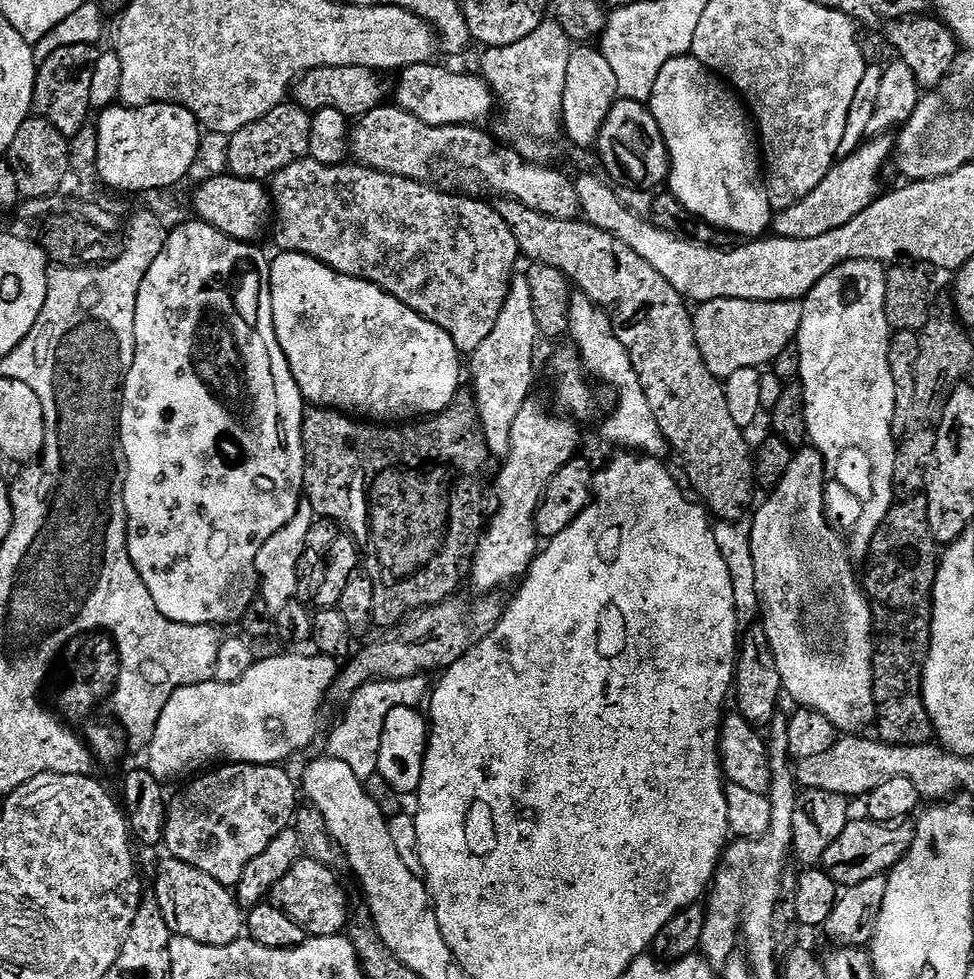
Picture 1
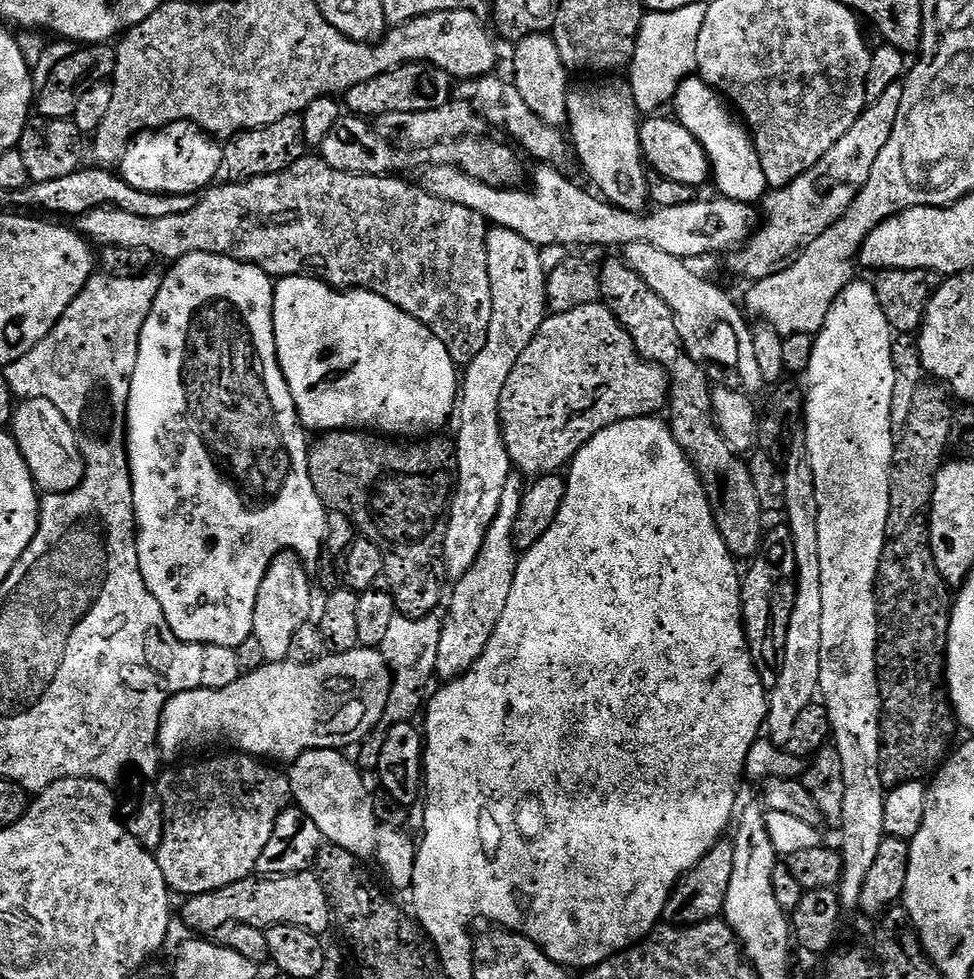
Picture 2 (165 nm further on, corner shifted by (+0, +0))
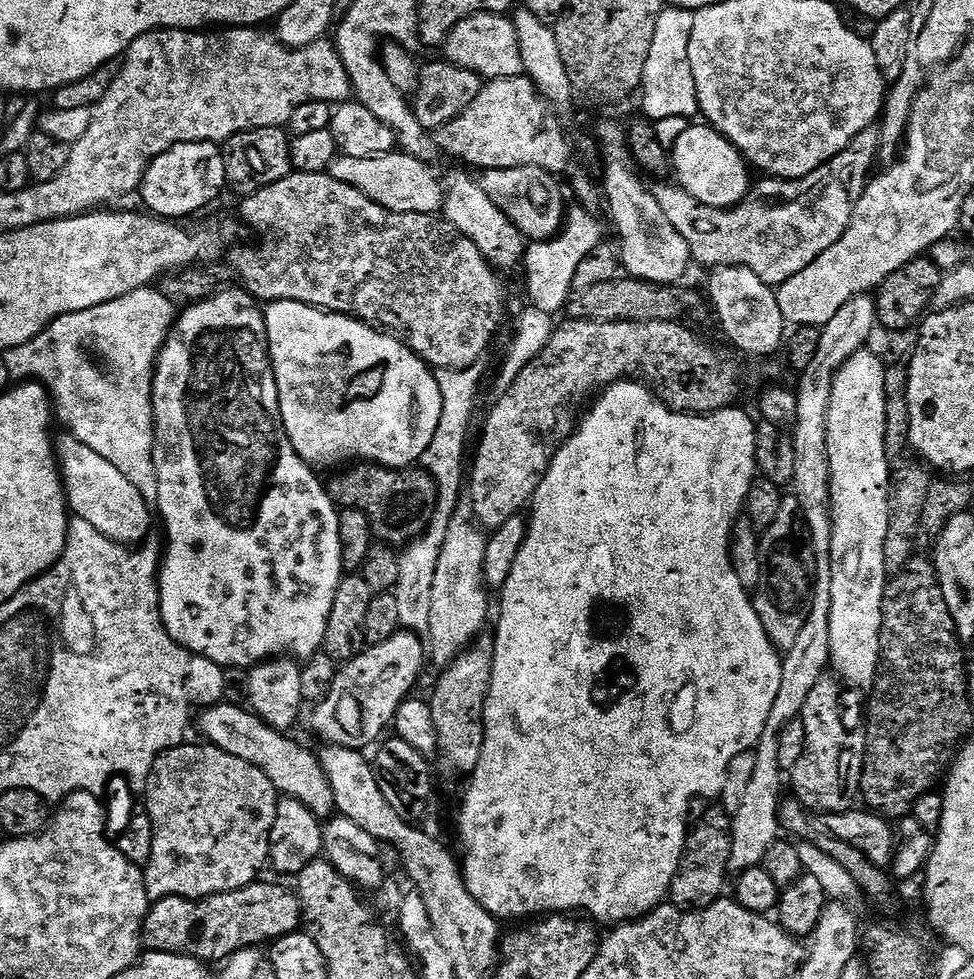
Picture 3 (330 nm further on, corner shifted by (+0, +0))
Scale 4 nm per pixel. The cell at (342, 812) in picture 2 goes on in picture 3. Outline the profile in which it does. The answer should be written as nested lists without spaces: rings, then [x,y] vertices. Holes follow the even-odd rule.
[[[217,704],[200,714],[203,737],[223,752],[258,766],[270,778],[277,793],[302,802],[316,816],[331,817],[337,811],[336,799],[324,767],[320,764],[319,755],[288,739],[285,733],[276,730],[249,709],[230,704]]]

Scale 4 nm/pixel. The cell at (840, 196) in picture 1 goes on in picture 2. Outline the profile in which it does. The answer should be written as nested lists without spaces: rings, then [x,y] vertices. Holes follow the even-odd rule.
[[[447,166],[429,167],[422,187],[431,196],[482,214],[489,225],[522,234],[526,242],[541,249],[570,244],[649,244],[674,258],[692,262],[695,256],[712,256],[715,252],[728,254],[739,249],[752,239],[758,227],[758,212],[753,205],[727,200],[722,195],[717,195],[716,200],[697,198],[686,206],[656,208],[652,213],[639,216],[609,204],[599,195],[591,196],[586,189],[567,180],[559,167],[537,168],[540,169],[532,176],[529,192],[523,192],[520,186],[498,189],[470,178],[460,168]]]

